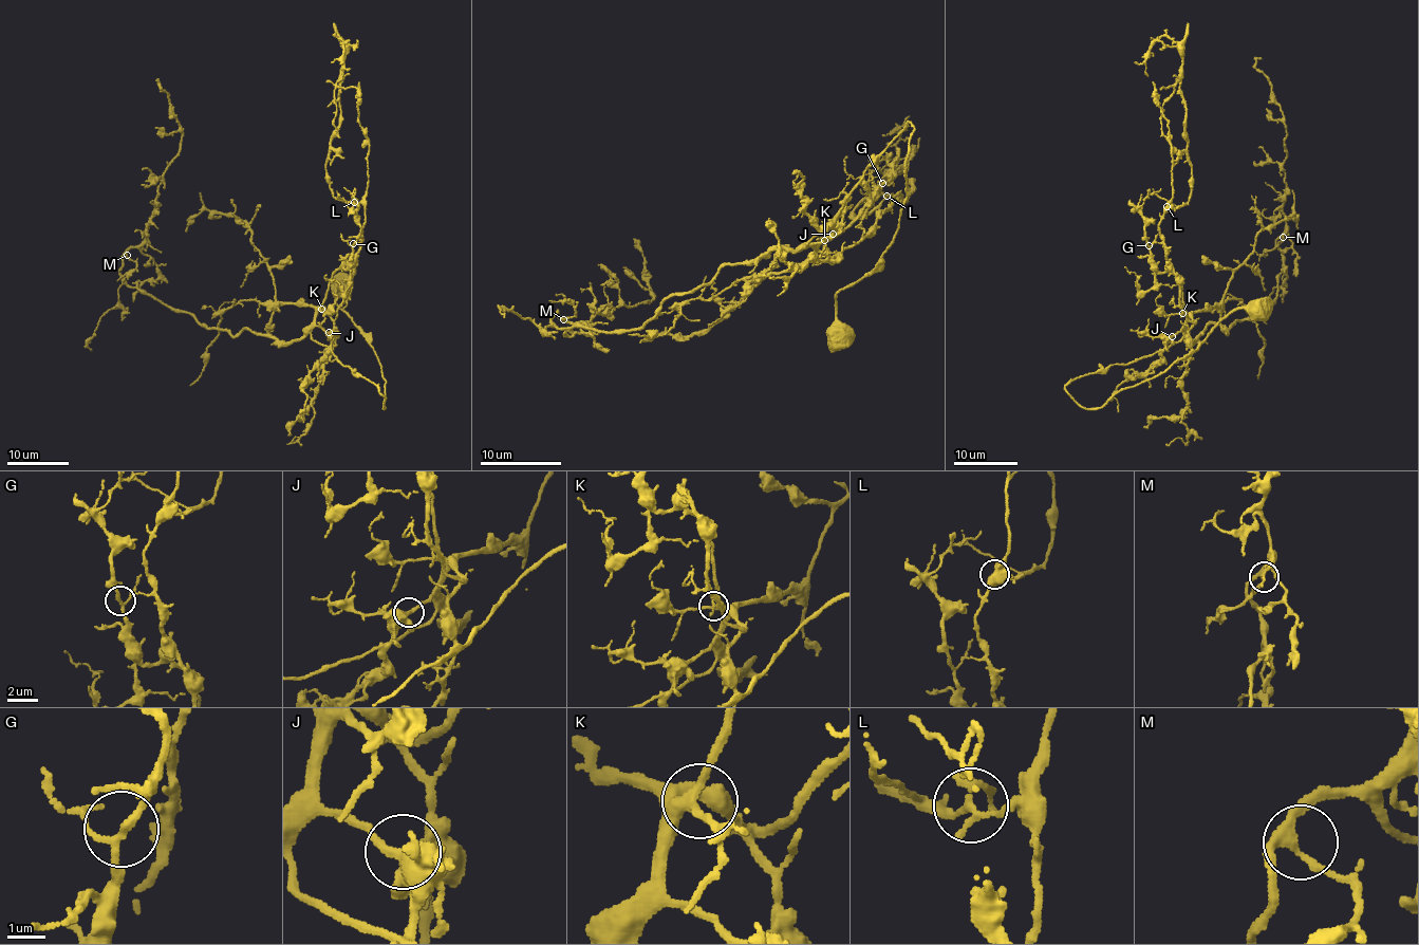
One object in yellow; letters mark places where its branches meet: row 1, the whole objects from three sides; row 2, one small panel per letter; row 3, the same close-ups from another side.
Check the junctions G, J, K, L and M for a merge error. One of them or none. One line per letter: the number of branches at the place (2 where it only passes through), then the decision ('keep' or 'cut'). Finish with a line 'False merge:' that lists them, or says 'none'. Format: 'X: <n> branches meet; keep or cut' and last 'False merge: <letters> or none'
G: 3 branches meet; keep
J: 3 branches meet; keep
K: 3 branches meet; keep
L: 3 branches meet; cut
M: 3 branches meet; keep
False merge: L

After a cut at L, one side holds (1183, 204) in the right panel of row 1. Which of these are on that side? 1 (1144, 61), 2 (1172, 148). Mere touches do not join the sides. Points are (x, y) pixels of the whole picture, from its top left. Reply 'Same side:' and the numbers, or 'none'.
Same side: 1

